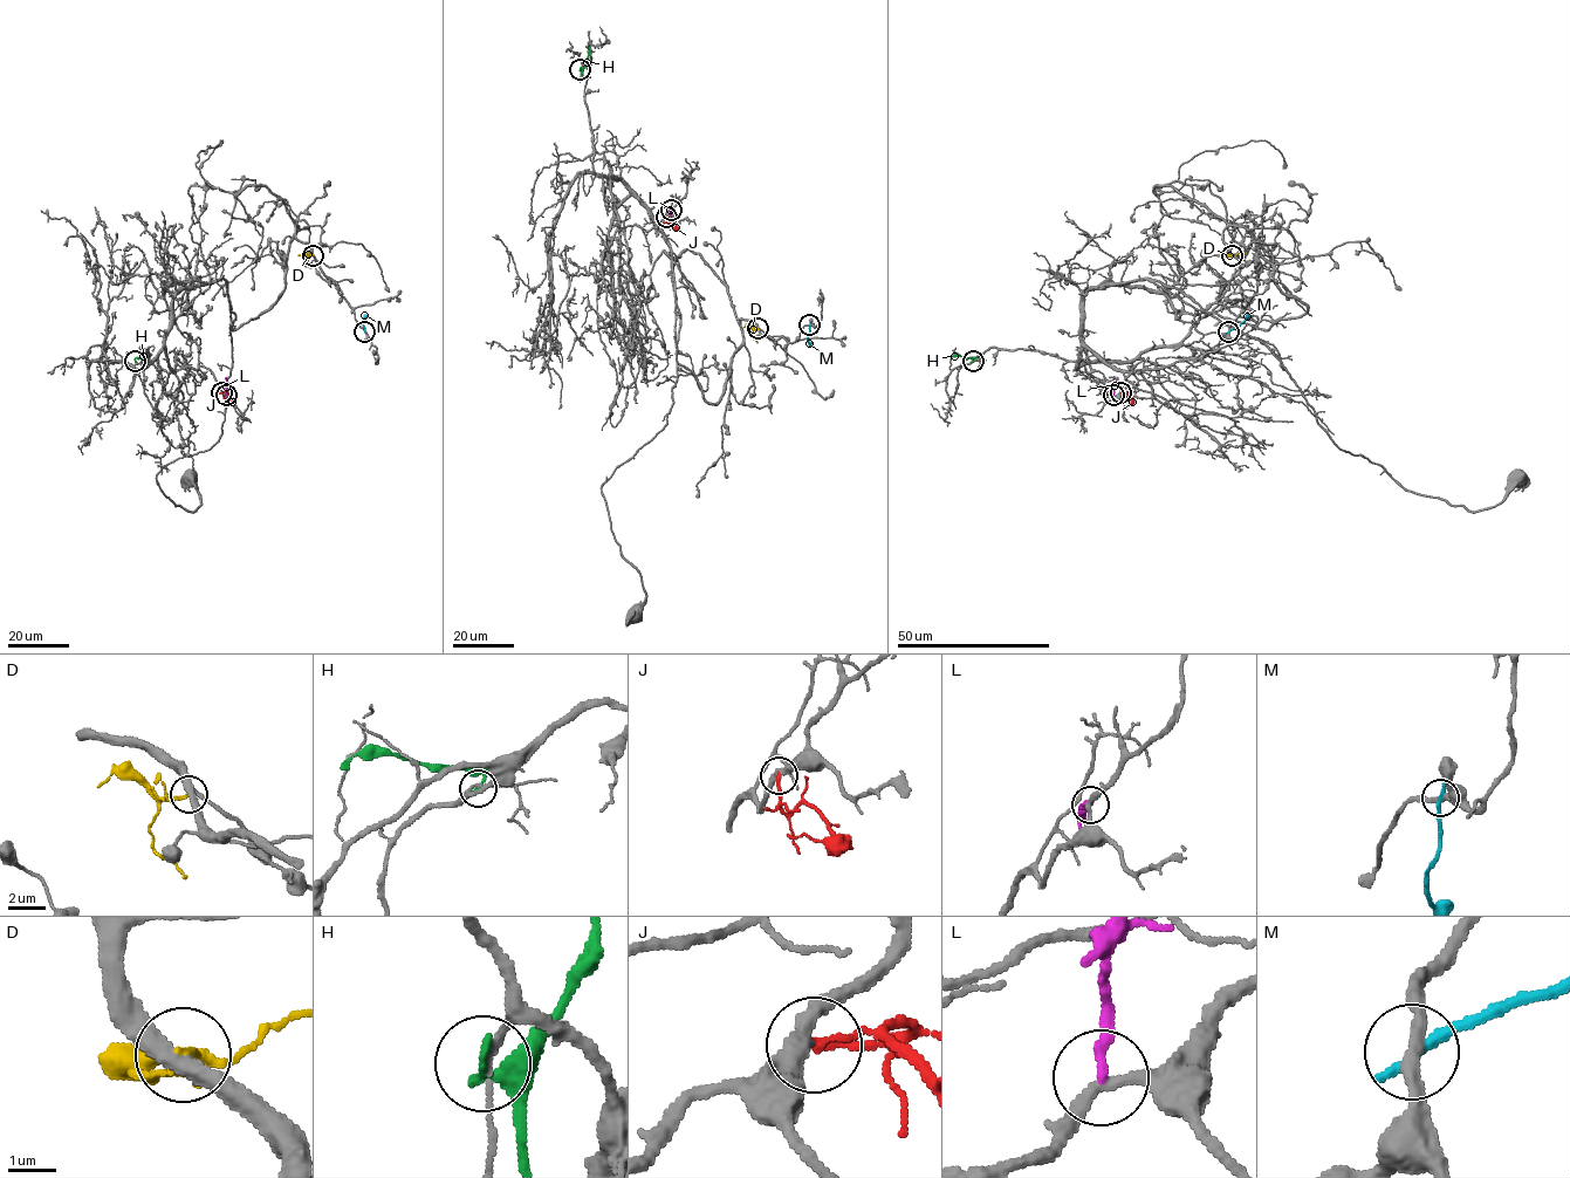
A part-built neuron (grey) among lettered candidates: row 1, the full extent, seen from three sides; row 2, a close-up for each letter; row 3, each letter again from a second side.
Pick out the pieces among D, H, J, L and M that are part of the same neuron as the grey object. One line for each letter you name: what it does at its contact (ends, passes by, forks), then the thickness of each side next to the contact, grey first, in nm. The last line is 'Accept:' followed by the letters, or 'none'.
Accept: none

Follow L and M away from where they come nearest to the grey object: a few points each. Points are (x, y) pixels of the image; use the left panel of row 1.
L: (226, 396), (226, 377)
M: (365, 330), (363, 315)

